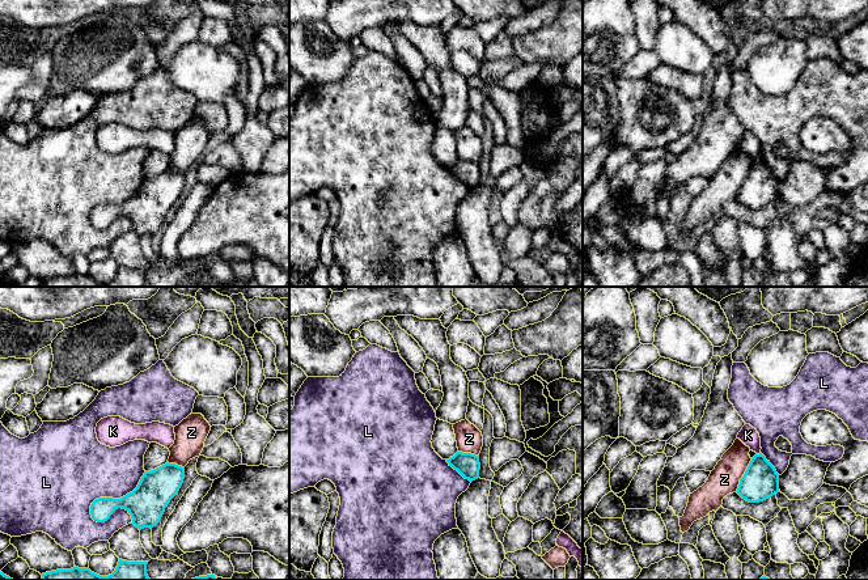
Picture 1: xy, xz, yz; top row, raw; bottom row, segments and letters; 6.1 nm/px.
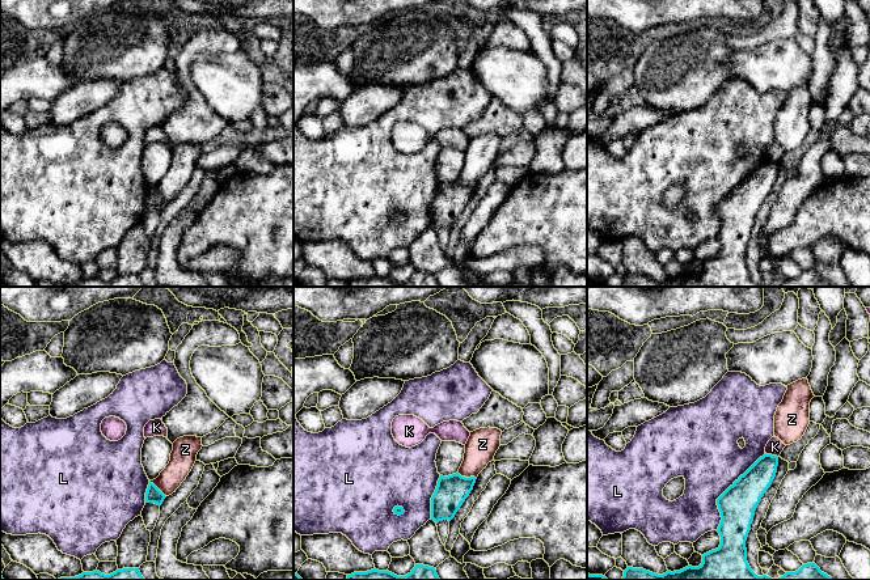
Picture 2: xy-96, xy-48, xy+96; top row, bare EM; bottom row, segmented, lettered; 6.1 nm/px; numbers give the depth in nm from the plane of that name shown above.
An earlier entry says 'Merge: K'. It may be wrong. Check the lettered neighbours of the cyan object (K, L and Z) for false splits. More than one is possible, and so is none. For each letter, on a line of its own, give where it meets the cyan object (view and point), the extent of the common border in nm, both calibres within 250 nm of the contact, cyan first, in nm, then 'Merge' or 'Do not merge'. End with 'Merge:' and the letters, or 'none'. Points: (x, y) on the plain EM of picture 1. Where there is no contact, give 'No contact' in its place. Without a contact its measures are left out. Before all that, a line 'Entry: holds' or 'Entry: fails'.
Entry: fails
K: Touches cyan at yz (759, 160). Shared border 30 nm. Thickness 220 nm (cyan) against 110 nm. Do not merge
L: Touches cyan at xy (114, 206). Shared border 440 nm. Thickness 240 nm (cyan) against 380 nm. Do not merge
Z: Touches cyan at yz (744, 181). Shared border 220 nm. Thickness 220 nm (cyan) against 190 nm. Do not merge
Merge: none

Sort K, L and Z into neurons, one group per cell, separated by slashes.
K / L / Z

